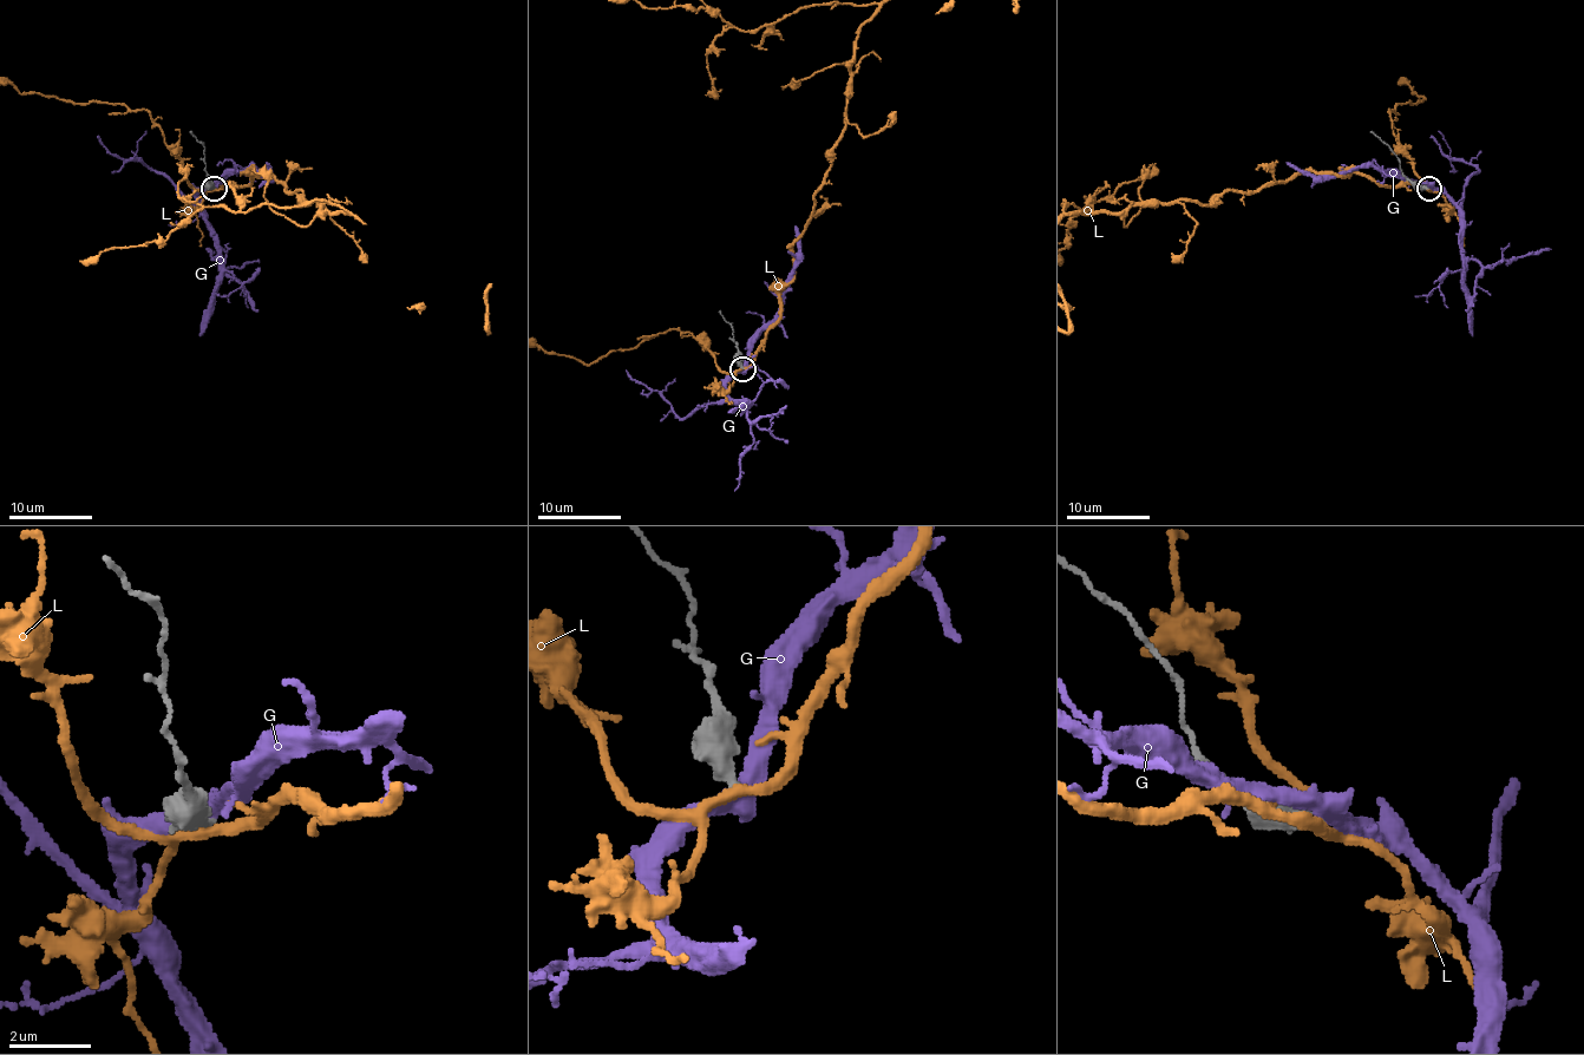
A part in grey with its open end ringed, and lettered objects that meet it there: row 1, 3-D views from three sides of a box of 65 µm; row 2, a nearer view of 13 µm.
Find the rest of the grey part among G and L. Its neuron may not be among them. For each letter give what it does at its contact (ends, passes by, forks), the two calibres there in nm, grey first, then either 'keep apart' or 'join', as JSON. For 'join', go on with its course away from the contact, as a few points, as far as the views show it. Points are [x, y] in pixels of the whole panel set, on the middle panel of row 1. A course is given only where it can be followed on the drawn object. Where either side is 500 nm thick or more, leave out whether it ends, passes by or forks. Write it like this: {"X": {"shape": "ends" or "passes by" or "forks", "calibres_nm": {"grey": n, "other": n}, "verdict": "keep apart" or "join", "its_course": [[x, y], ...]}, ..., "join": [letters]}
{"G": {"calibres_nm": {"grey": 440, "other": 500}, "verdict": "keep apart"}, "L": {"shape": "passes by", "calibres_nm": {"grey": 440, "other": 280}, "verdict": "keep apart"}, "join": []}

